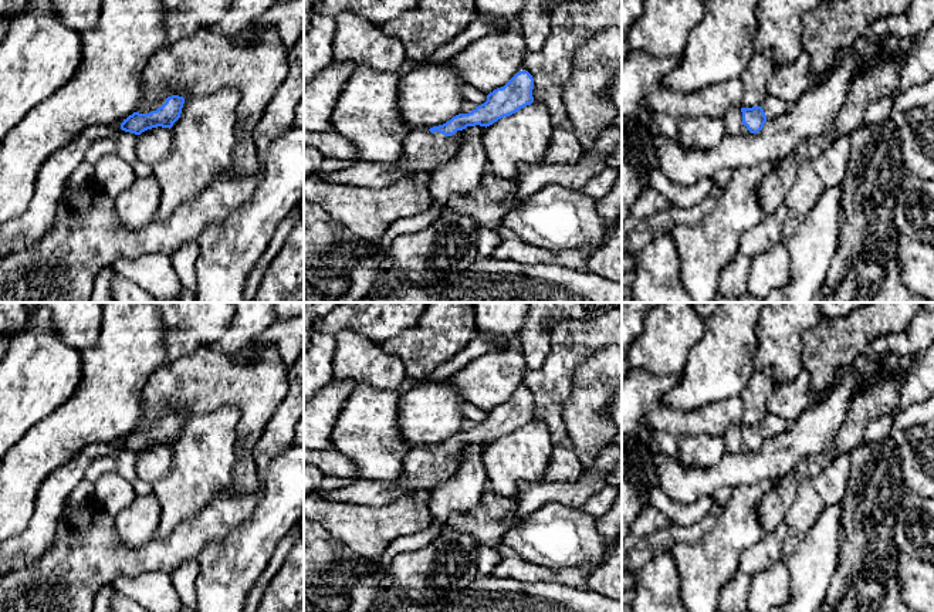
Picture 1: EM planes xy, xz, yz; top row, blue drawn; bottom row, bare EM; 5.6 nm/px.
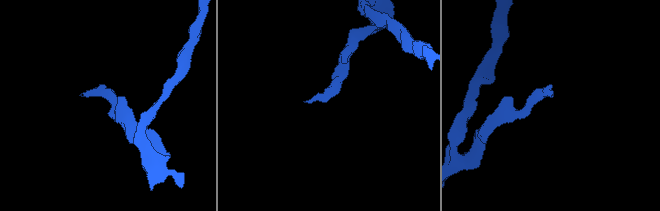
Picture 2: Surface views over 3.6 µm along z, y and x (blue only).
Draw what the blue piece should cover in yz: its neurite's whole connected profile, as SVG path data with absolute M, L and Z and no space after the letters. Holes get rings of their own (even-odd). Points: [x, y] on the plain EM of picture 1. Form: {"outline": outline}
{"outline": "M768 413L761 425L741 426L742 443L751 452L758 452L767 439L784 435L791 429L791 423L776 415Z"}

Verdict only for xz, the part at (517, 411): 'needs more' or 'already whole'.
needs more

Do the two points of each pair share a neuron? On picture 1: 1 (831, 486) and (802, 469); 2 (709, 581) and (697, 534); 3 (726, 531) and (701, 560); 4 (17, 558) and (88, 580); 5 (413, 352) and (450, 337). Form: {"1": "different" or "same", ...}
{"1": "different", "2": "different", "3": "same", "4": "different", "5": "same"}

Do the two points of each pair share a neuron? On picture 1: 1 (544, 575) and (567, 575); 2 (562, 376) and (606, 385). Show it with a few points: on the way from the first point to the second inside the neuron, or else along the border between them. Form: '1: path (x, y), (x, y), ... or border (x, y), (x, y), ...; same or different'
1: path (550, 575), (561, 575); same
2: border (594, 352), (575, 368), (574, 386), (562, 411); different

